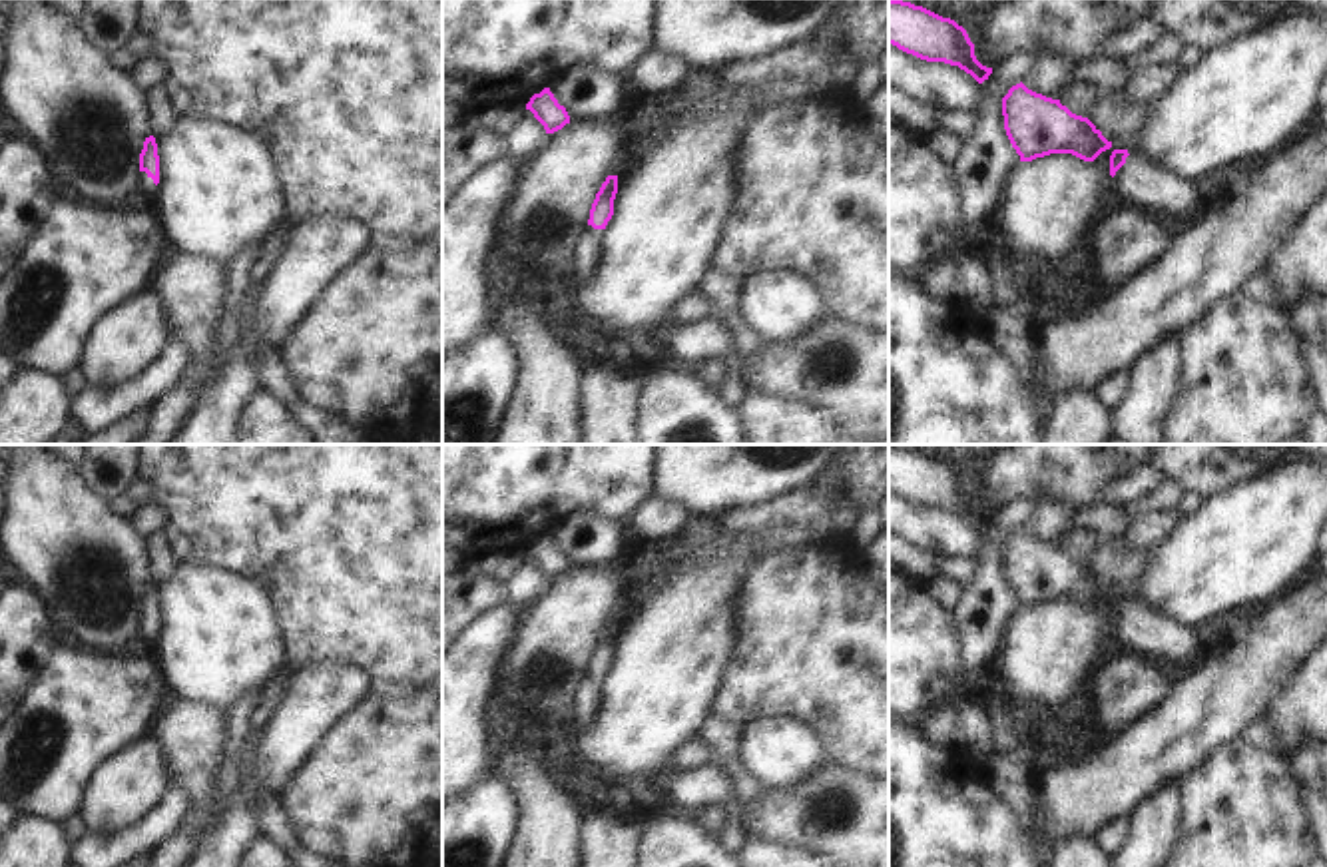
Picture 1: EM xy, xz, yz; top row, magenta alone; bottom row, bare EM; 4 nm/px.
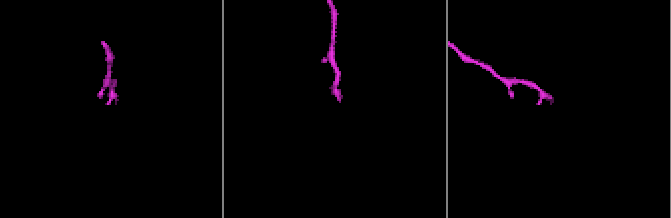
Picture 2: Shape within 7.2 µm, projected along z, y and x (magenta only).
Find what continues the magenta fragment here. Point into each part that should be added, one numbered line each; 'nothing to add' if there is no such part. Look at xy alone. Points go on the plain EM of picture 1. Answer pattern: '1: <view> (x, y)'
1: xy (146, 634)

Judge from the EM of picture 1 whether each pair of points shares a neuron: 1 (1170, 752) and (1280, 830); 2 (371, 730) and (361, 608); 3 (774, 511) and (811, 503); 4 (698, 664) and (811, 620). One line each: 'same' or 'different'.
1: different
2: different
3: same
4: different

